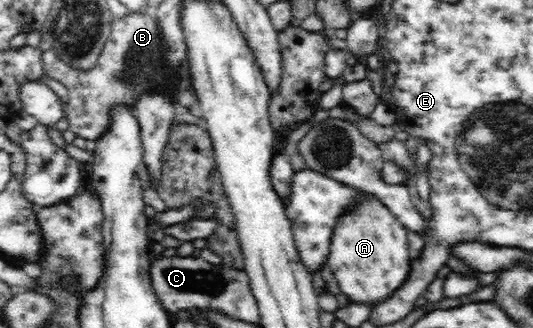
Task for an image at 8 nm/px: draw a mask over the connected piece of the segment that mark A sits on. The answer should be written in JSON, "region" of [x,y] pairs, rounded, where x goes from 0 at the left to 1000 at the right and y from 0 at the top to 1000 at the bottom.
{"region":[[[687,613],[674,637],[638,662],[614,799],[638,890],[649,896],[659,924],[709,930],[762,866],[773,823],[764,704],[715,613]]]}

